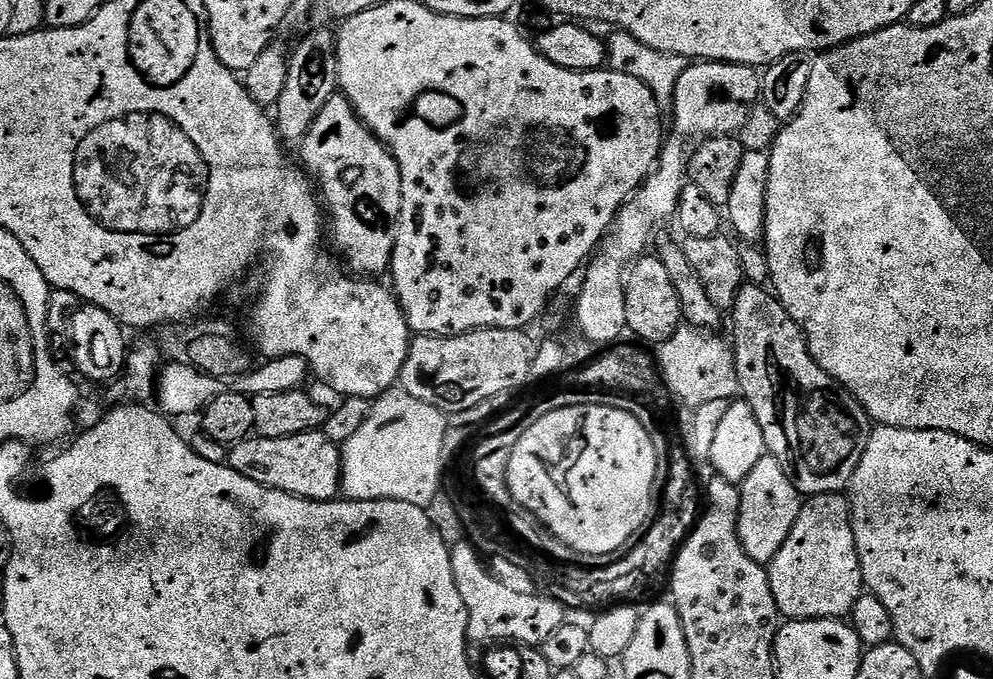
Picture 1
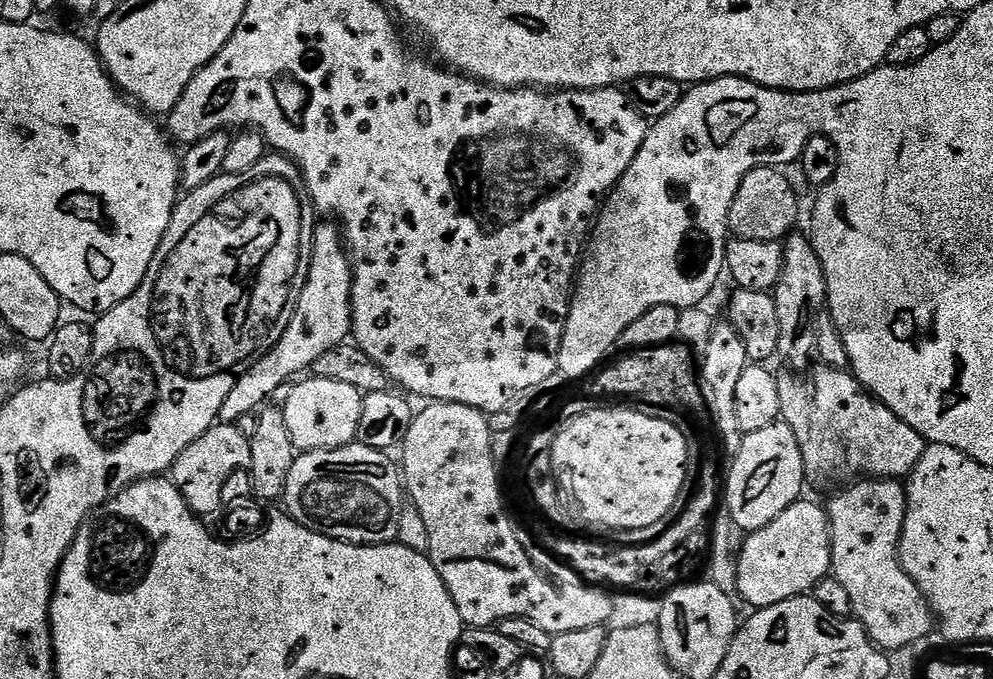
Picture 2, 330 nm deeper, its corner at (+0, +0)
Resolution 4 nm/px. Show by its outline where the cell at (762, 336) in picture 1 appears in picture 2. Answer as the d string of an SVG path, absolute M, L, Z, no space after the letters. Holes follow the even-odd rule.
M825 366L813 367L807 374L784 370L776 376L776 381L780 420L788 424L790 430L794 430L794 438L798 438L804 459L804 474L811 483L813 480L816 484L847 486L853 483L854 478L907 478L911 476L914 466L918 466L926 447L924 436L918 434L914 426L906 426L894 410L863 388L851 371Z

